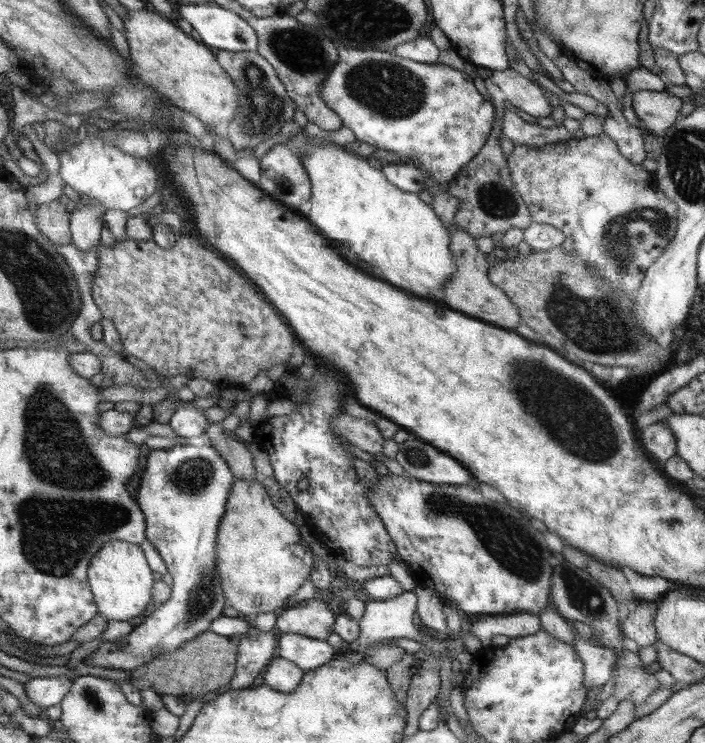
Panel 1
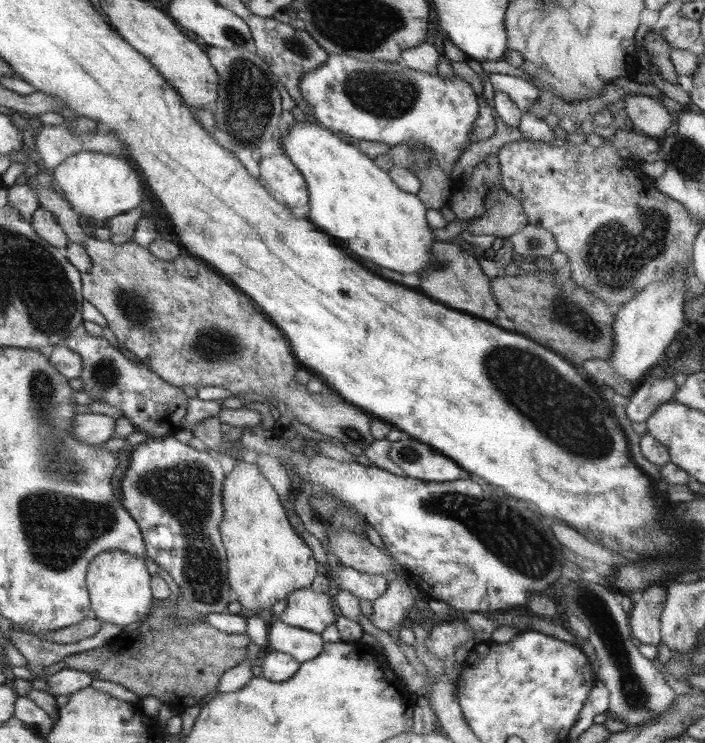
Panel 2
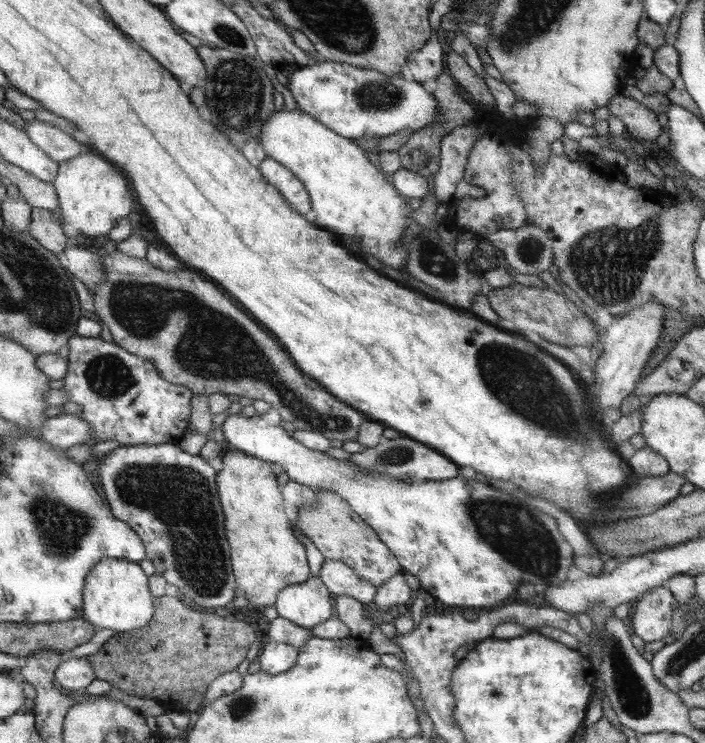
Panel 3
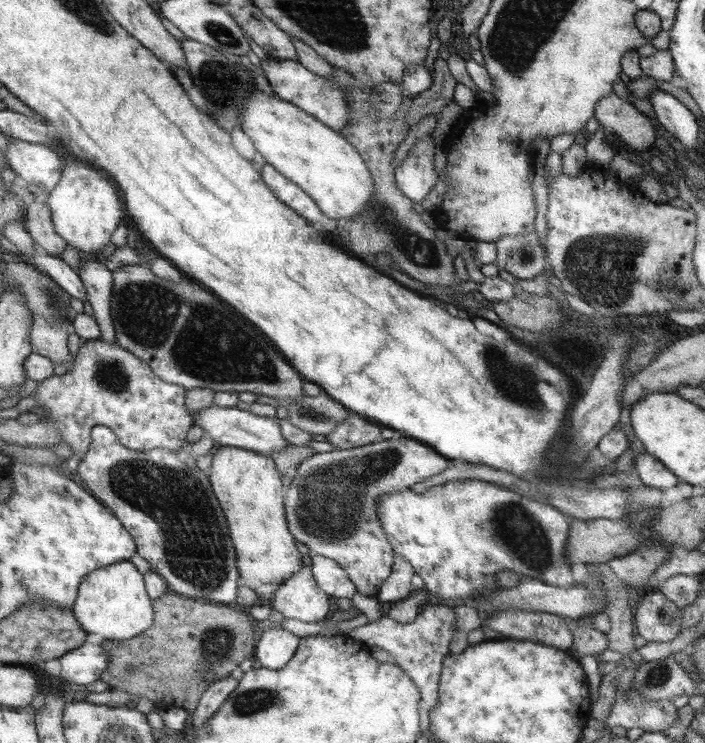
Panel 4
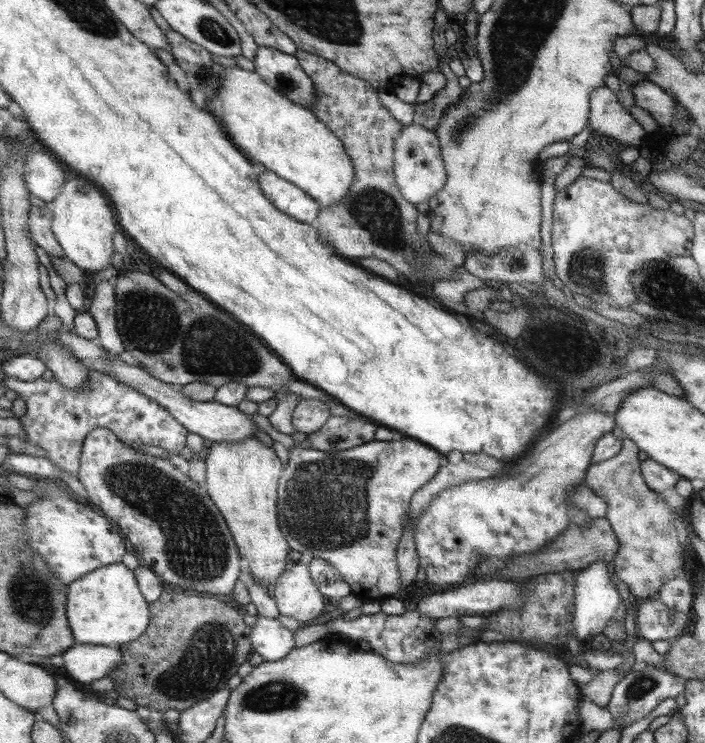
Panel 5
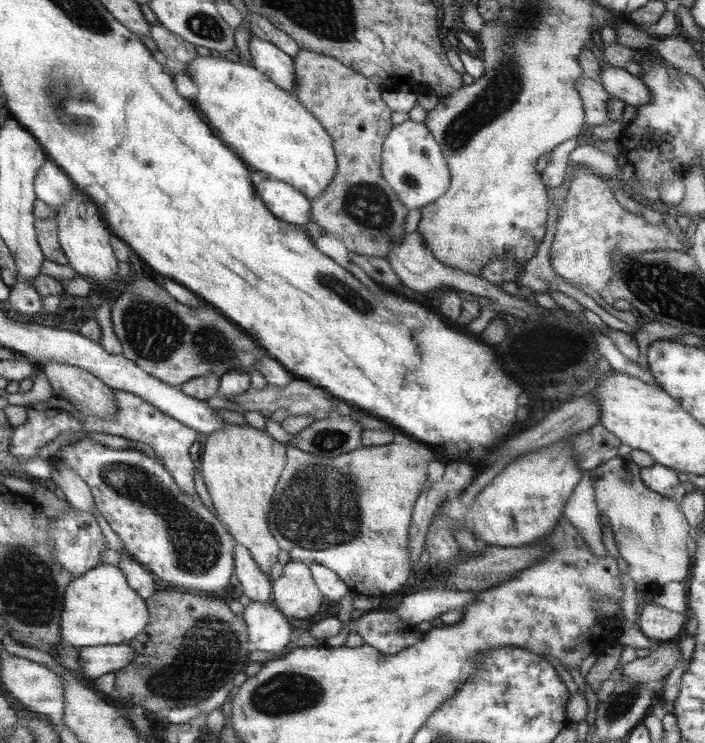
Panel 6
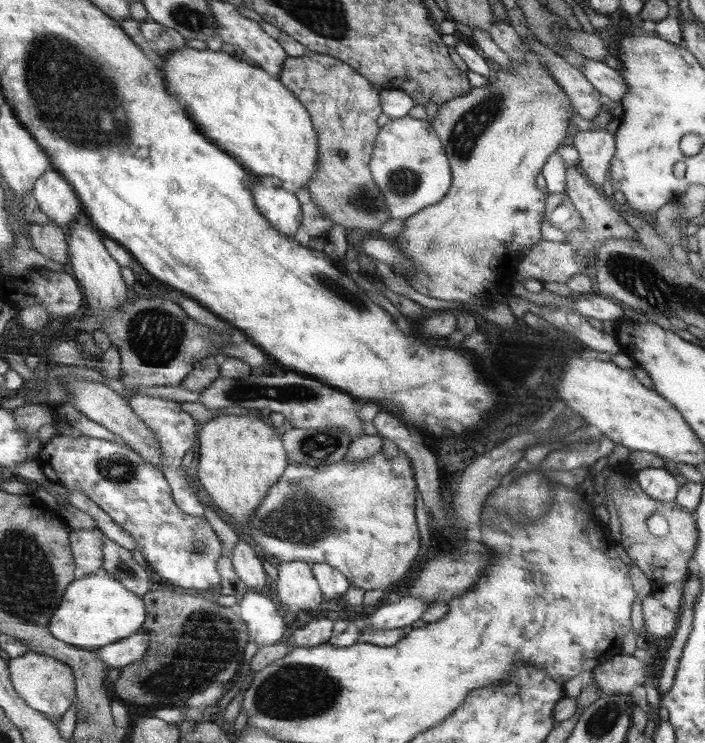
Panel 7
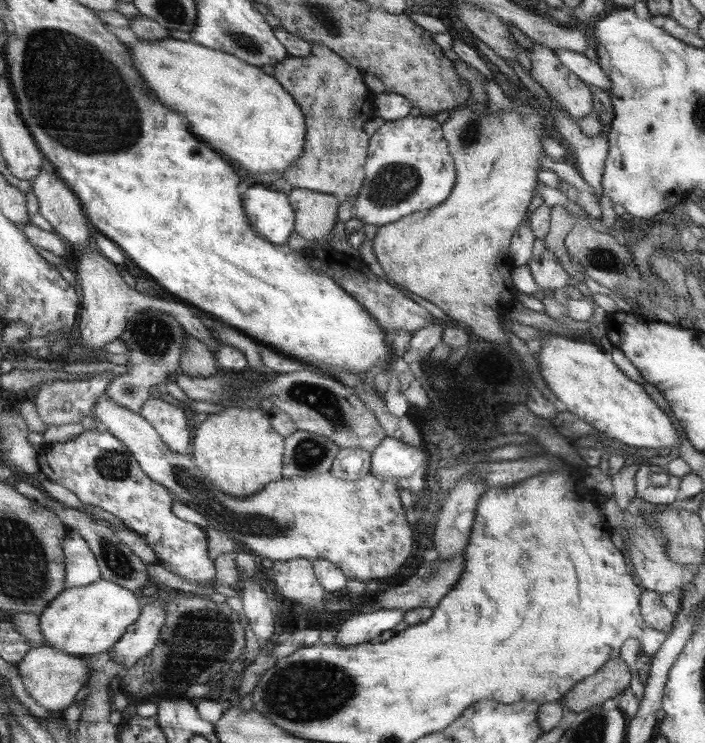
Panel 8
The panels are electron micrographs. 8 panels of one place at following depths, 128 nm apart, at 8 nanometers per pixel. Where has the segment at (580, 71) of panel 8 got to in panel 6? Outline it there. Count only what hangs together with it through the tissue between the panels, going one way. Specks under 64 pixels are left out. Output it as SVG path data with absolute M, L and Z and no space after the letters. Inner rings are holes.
M614 66L602 68L599 77L611 97L635 107L652 102L652 93L646 87L645 81L629 73L626 68Z

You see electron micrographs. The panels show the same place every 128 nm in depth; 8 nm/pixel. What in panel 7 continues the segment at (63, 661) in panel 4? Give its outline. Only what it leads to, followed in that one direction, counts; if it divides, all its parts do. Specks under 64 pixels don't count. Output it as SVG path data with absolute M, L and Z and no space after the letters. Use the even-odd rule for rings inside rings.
M143 628L135 633L133 636L124 638L123 640L114 642L113 644L106 644L106 647L98 648L95 650L98 659L110 669L124 669L126 666L133 664L140 660L140 658L144 657L144 653L146 653L146 649L149 646L149 637L147 633L143 630Z

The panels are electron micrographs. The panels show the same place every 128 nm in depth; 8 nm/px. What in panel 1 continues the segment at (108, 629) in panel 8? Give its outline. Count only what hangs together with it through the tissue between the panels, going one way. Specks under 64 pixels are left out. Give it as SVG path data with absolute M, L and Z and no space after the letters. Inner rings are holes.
M113 540L93 557L94 564L89 564L88 577L90 588L94 588L98 614L108 621L120 622L128 622L142 614L153 601L152 584L155 582L154 572L150 570L140 545Z

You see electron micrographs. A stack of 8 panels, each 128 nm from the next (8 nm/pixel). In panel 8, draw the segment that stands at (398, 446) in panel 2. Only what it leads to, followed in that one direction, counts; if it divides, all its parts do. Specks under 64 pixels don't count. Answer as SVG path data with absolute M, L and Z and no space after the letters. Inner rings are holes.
M102 395L94 405L91 414L98 417L110 433L124 442L125 447L133 453L146 475L154 482L162 484L174 493L175 498L190 507L196 507L204 515L210 516L212 522L228 535L232 536L244 549L252 549L257 558L269 558L272 561L306 559L330 560L336 564L349 578L368 583L371 580L382 581L382 578L394 576L398 568L404 566L408 560L414 538L412 538L412 526L406 520L406 510L400 502L400 488L394 479L384 479L376 476L372 471L366 476L356 480L344 480L338 478L330 471L322 474L306 473L302 476L282 478L266 485L261 491L248 498L228 496L221 489L214 488L214 484L202 469L193 460L192 455L174 452L169 445L161 439L161 433L157 431L138 412L108 400Z

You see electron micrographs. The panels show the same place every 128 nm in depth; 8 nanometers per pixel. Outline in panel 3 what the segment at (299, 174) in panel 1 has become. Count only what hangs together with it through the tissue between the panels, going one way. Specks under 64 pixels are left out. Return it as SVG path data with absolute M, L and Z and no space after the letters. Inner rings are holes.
M266 157L259 162L265 180L274 185L289 204L308 220L314 220L314 208L312 198L305 185L293 174L290 169L278 163L276 160Z

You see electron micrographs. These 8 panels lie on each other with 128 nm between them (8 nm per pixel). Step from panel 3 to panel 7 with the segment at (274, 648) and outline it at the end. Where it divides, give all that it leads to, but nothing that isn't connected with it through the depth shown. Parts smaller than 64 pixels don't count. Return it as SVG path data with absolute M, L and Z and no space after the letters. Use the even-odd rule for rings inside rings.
M247 591L237 610L249 625L259 647L277 645L284 638L286 620L279 616L276 604L261 593Z

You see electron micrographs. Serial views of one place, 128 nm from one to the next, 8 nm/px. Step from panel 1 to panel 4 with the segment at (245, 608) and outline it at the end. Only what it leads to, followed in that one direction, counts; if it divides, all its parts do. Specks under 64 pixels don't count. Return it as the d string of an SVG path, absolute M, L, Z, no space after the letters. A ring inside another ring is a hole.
M221 446L212 456L208 476L214 495L224 509L229 534L237 554L240 584L252 588L260 602L270 602L285 580L302 570L302 554L286 524L284 484L276 466L264 454L244 448Z

